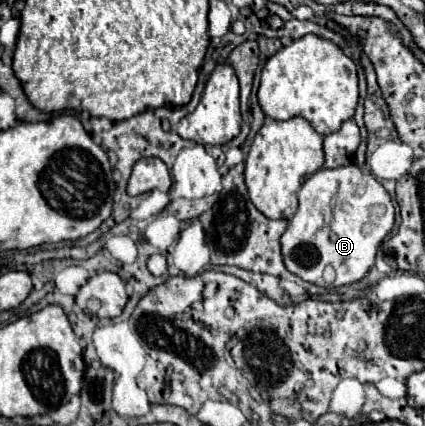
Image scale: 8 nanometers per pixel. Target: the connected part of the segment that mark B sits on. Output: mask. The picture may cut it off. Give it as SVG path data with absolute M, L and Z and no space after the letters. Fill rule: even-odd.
M356 164L340 168L322 168L302 184L302 188L298 190L298 200L300 200L298 212L290 218L290 224L280 238L286 268L292 274L300 276L302 280L308 280L324 288L330 286L324 284L322 278L326 266L332 266L336 270L336 280L332 282L332 286L342 286L364 278L368 270L374 266L378 246L394 226L394 206L384 186L372 174L362 172Z

